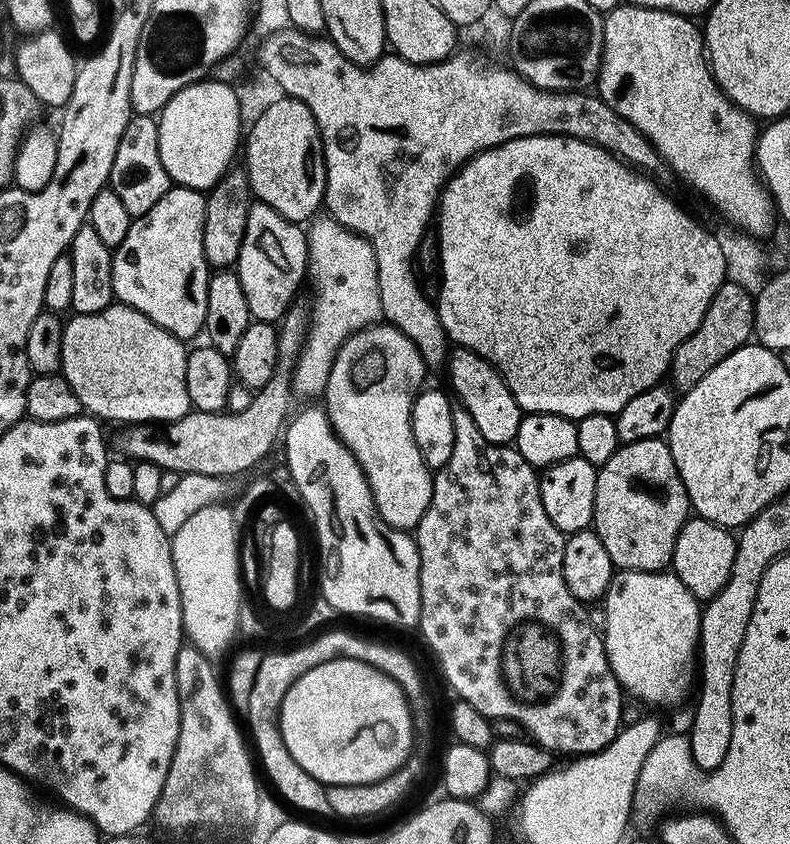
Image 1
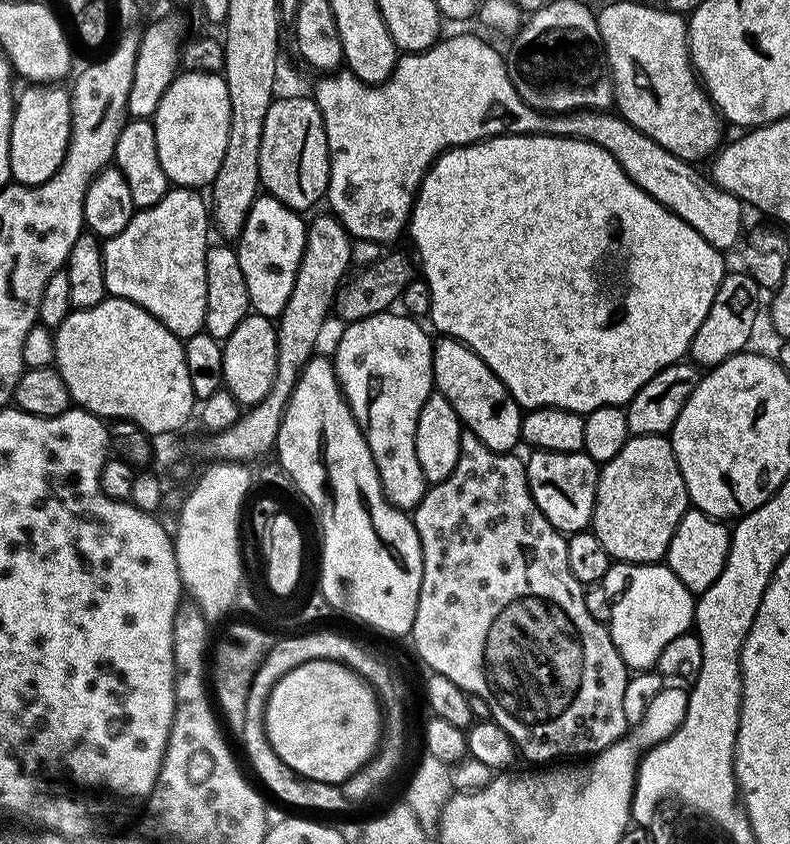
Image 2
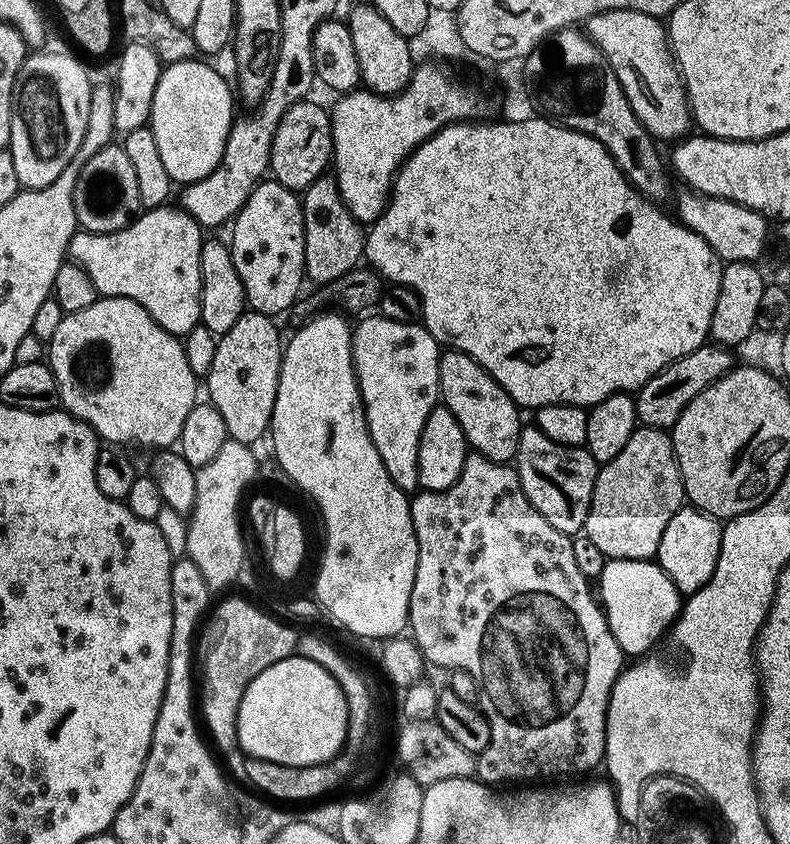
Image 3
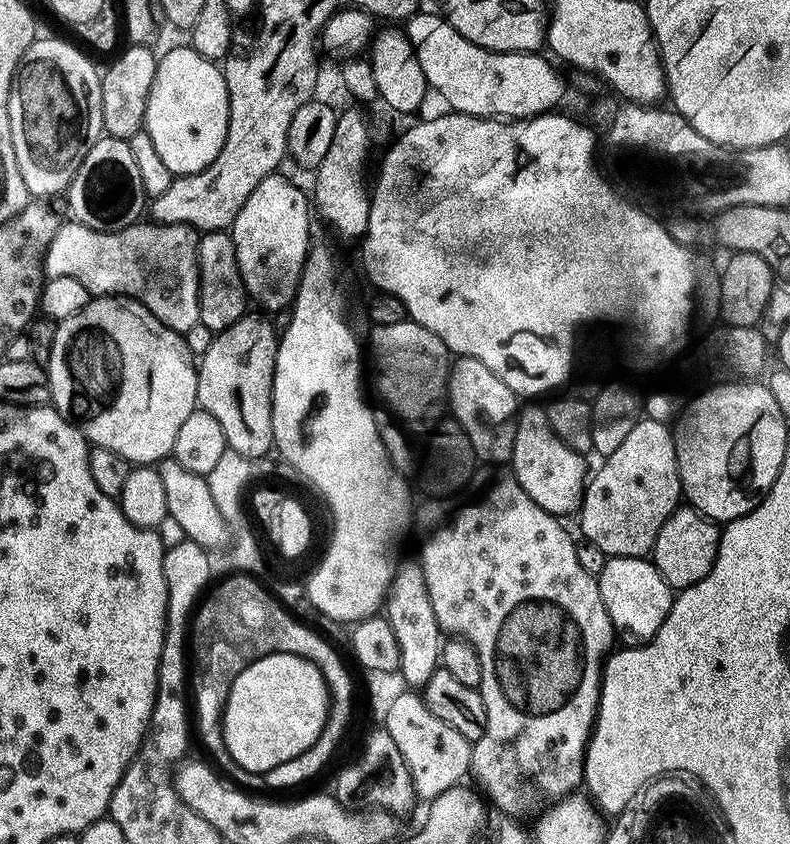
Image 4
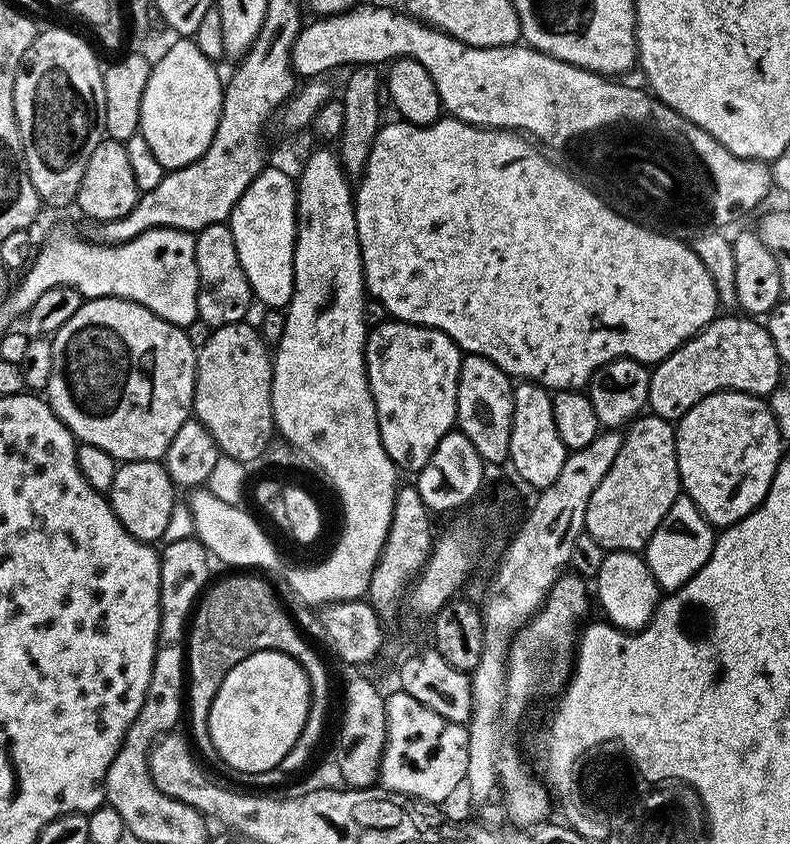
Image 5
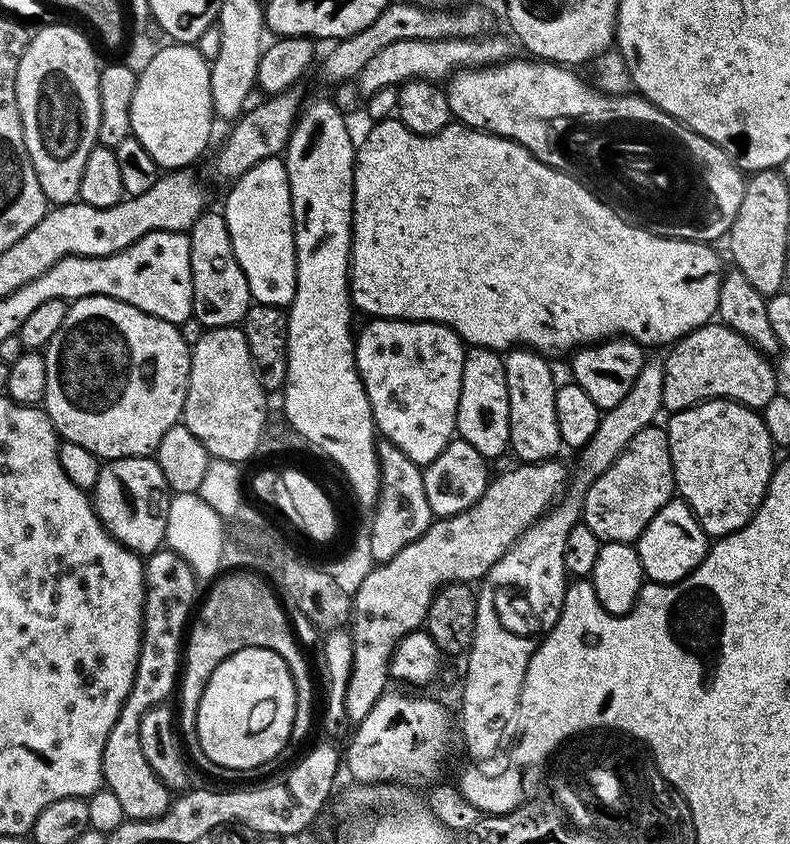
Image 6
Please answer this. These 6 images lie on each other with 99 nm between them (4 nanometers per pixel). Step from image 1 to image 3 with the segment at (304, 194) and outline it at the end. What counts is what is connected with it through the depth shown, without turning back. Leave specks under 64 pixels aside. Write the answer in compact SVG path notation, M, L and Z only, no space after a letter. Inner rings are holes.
M303 99L290 106L286 114L282 114L282 122L278 122L278 130L274 134L274 142L270 150L271 179L277 180L291 192L300 194L309 188L319 176L325 175L332 158L332 117L329 110L322 106L311 105Z

